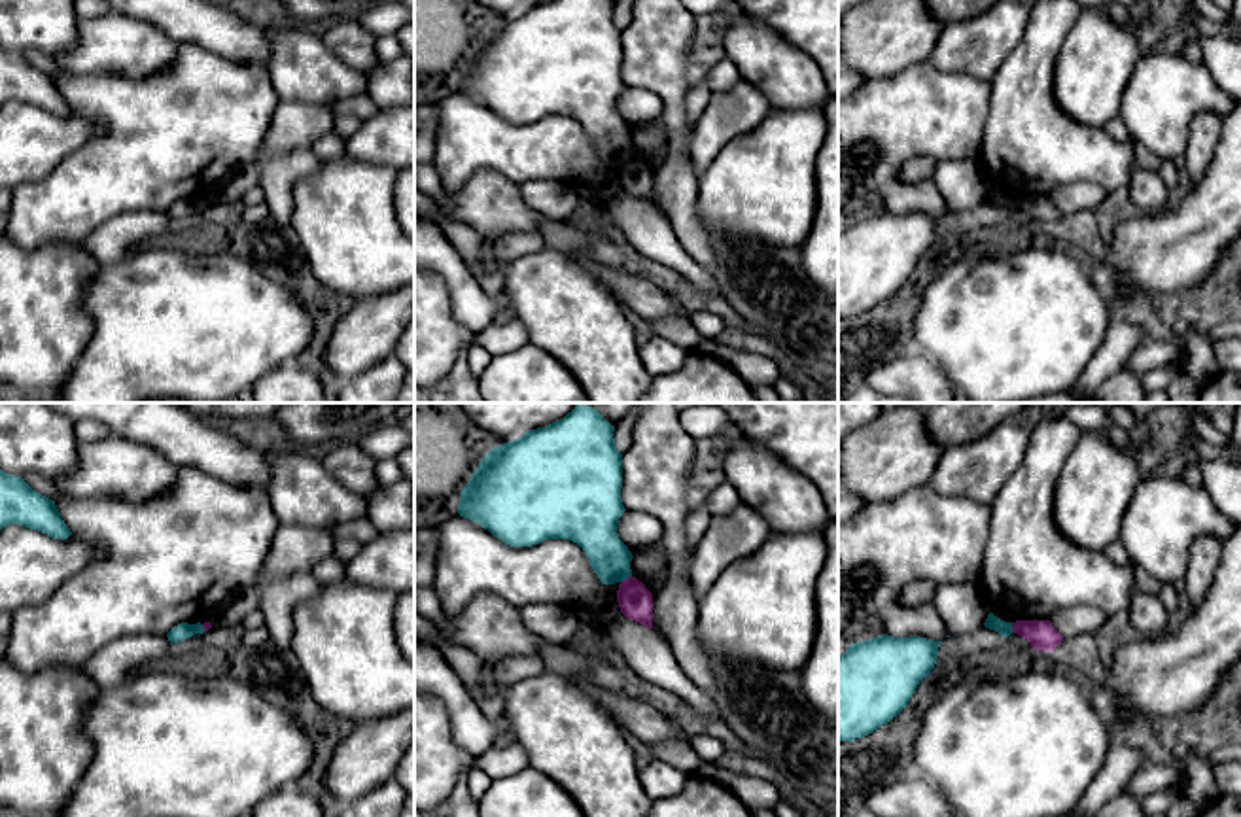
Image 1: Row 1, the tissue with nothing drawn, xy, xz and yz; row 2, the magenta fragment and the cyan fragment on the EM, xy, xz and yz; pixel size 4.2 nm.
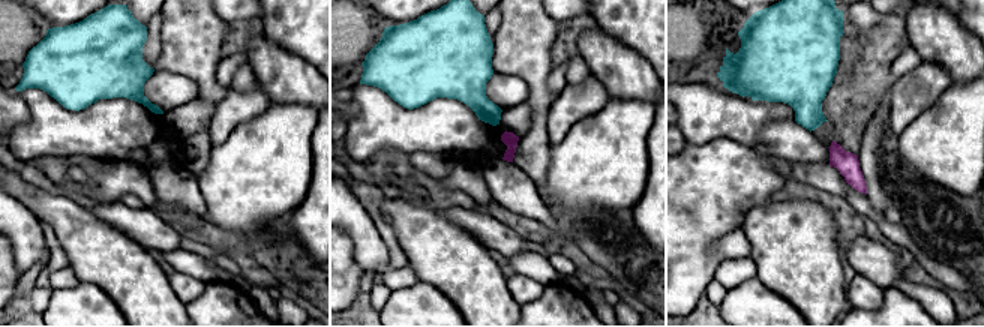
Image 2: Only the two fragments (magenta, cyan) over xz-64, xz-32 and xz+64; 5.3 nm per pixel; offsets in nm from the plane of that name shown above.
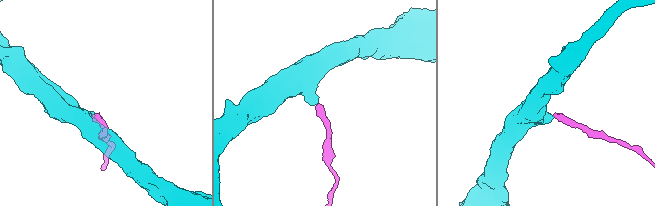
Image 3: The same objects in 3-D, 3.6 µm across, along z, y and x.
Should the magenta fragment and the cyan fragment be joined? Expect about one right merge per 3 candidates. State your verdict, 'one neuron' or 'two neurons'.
two neurons

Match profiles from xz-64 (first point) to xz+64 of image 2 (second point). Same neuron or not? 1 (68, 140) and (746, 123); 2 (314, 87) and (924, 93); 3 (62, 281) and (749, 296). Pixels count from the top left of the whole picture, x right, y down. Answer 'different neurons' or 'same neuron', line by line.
1: same neuron
2: different neurons
3: different neurons

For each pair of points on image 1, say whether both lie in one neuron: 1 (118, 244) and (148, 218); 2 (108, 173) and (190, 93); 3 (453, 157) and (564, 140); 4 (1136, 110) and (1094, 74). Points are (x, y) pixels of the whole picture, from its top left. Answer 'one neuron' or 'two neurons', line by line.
1: one neuron
2: one neuron
3: one neuron
4: two neurons

